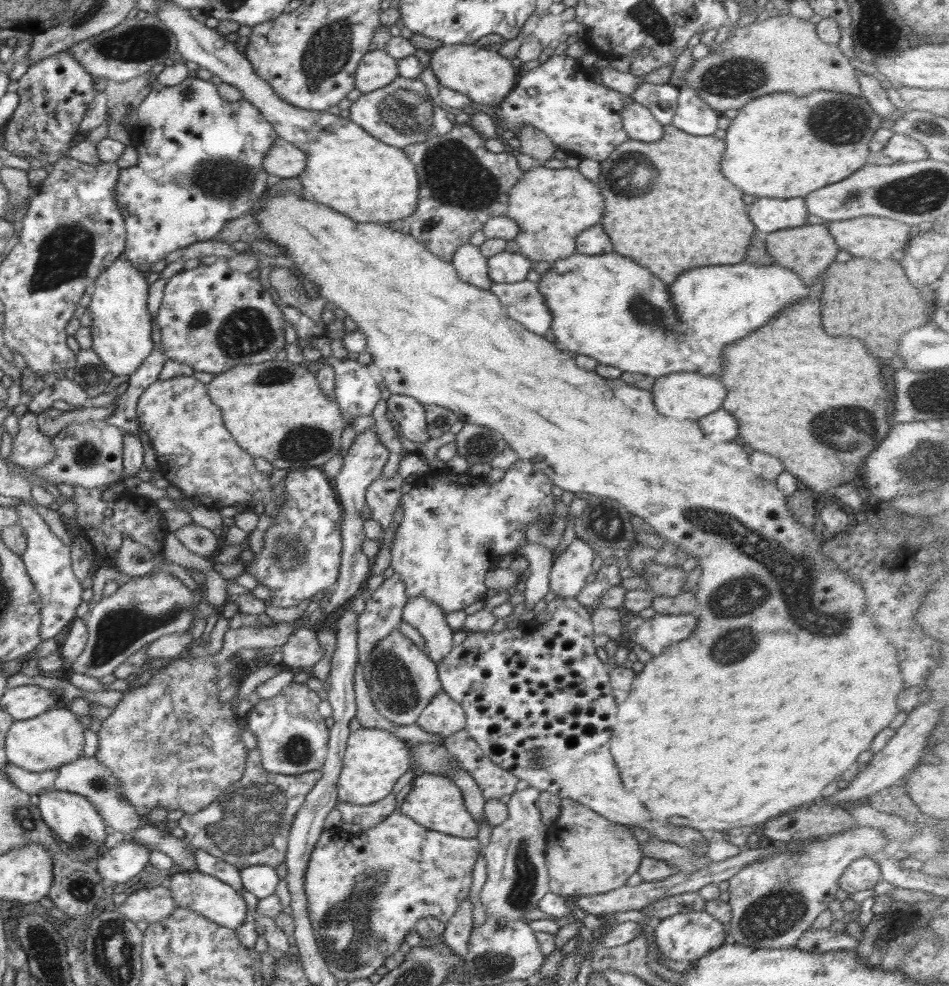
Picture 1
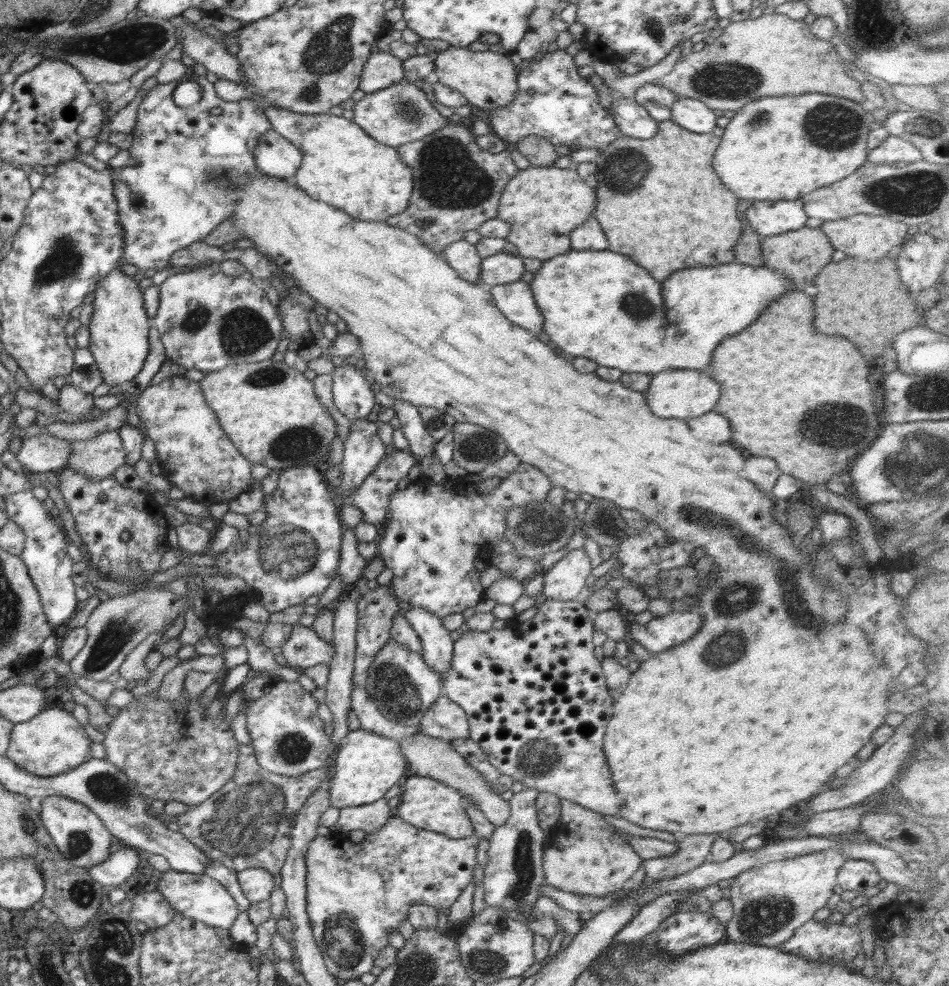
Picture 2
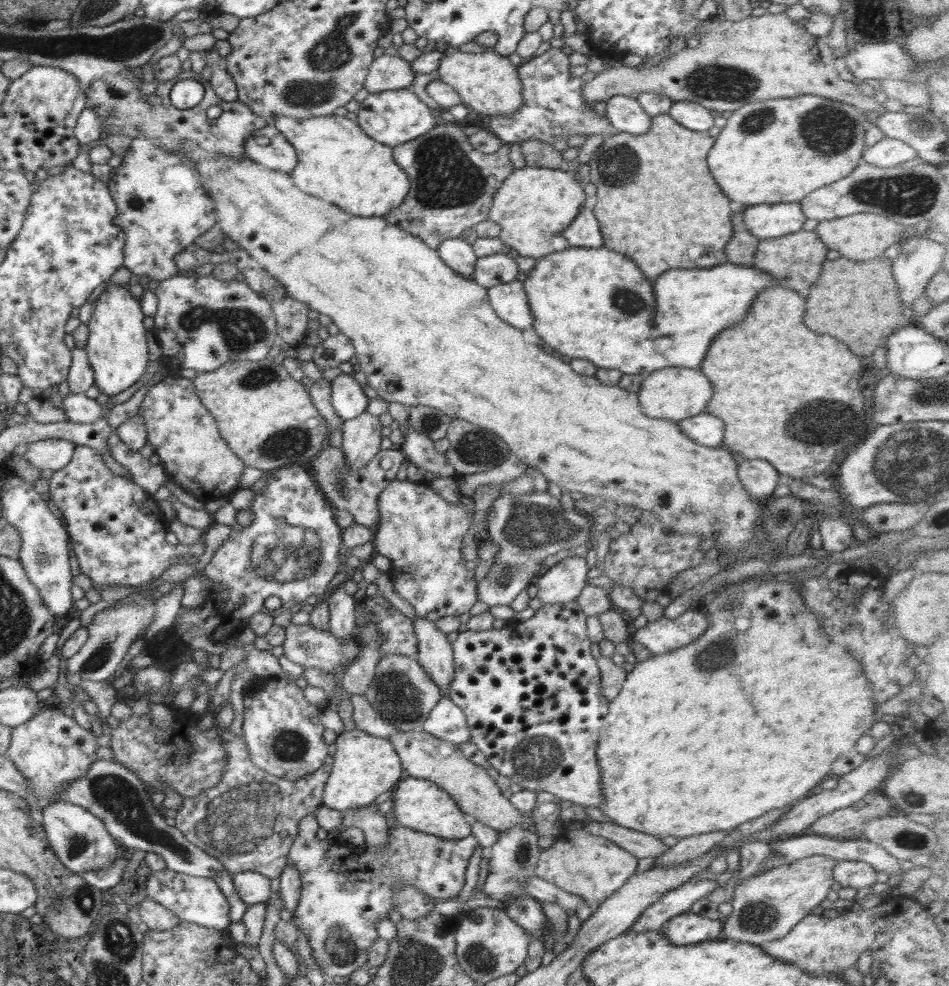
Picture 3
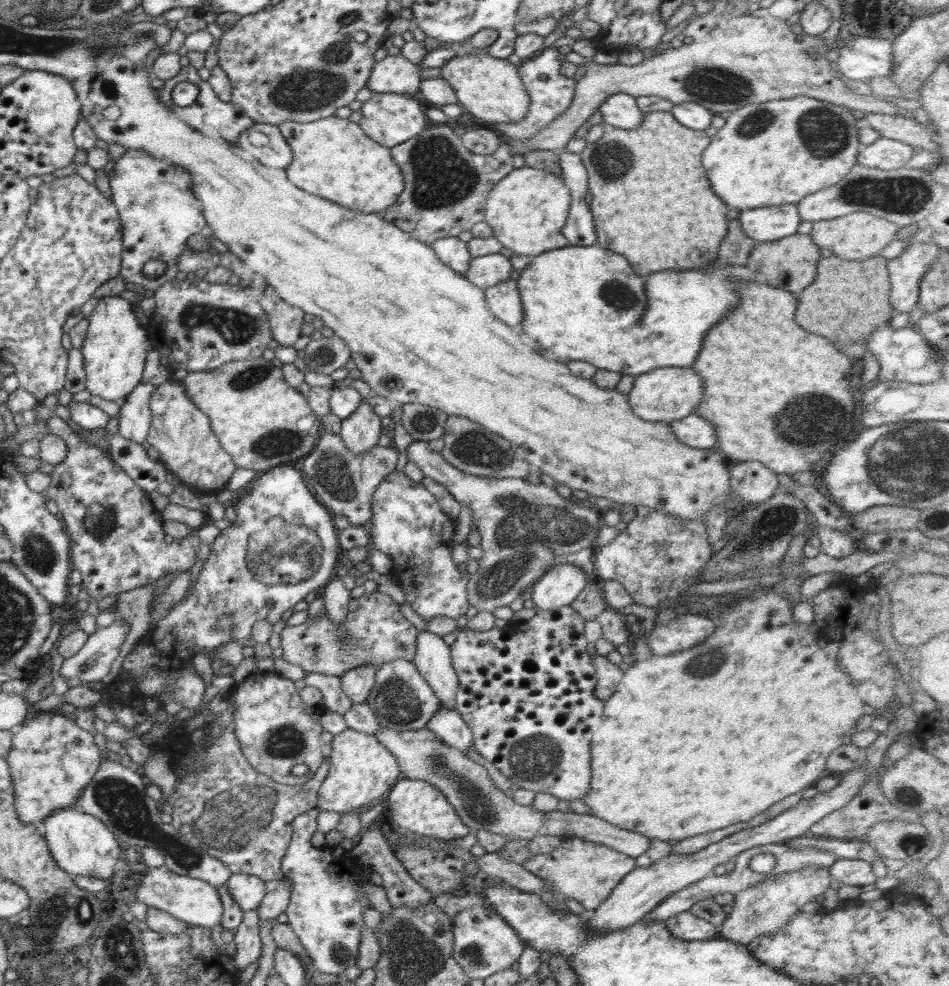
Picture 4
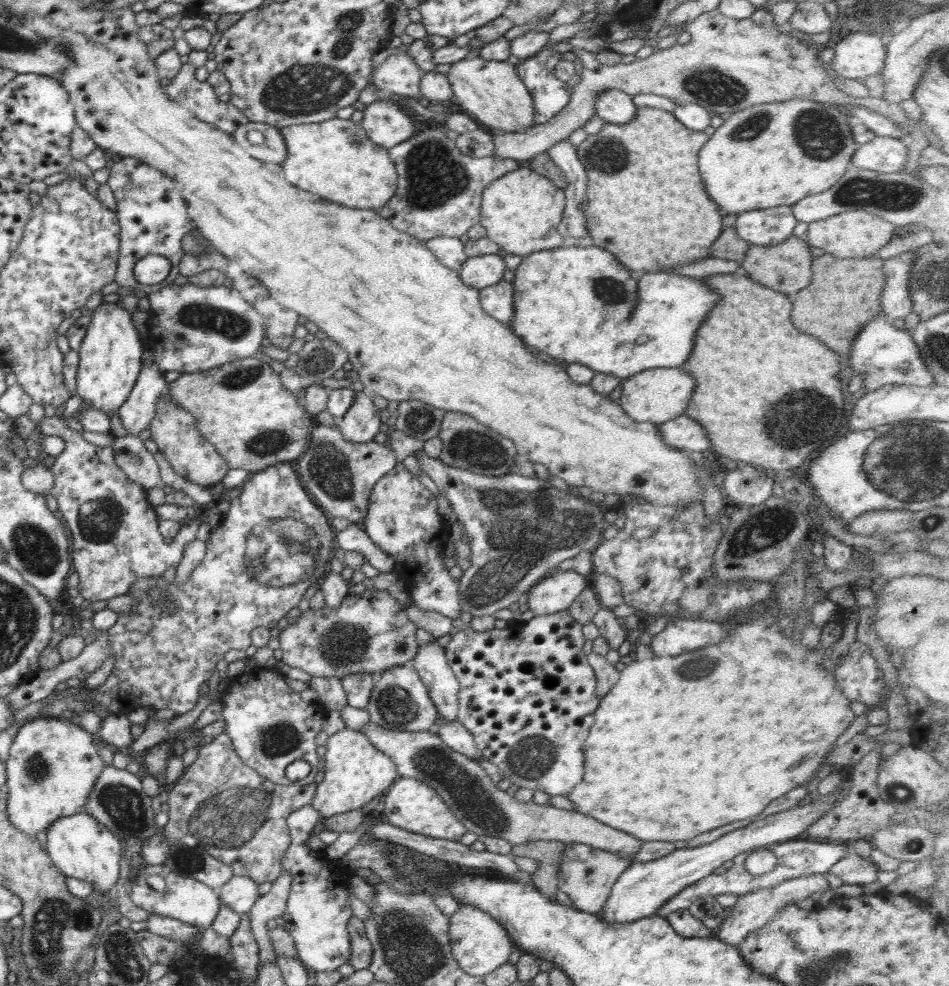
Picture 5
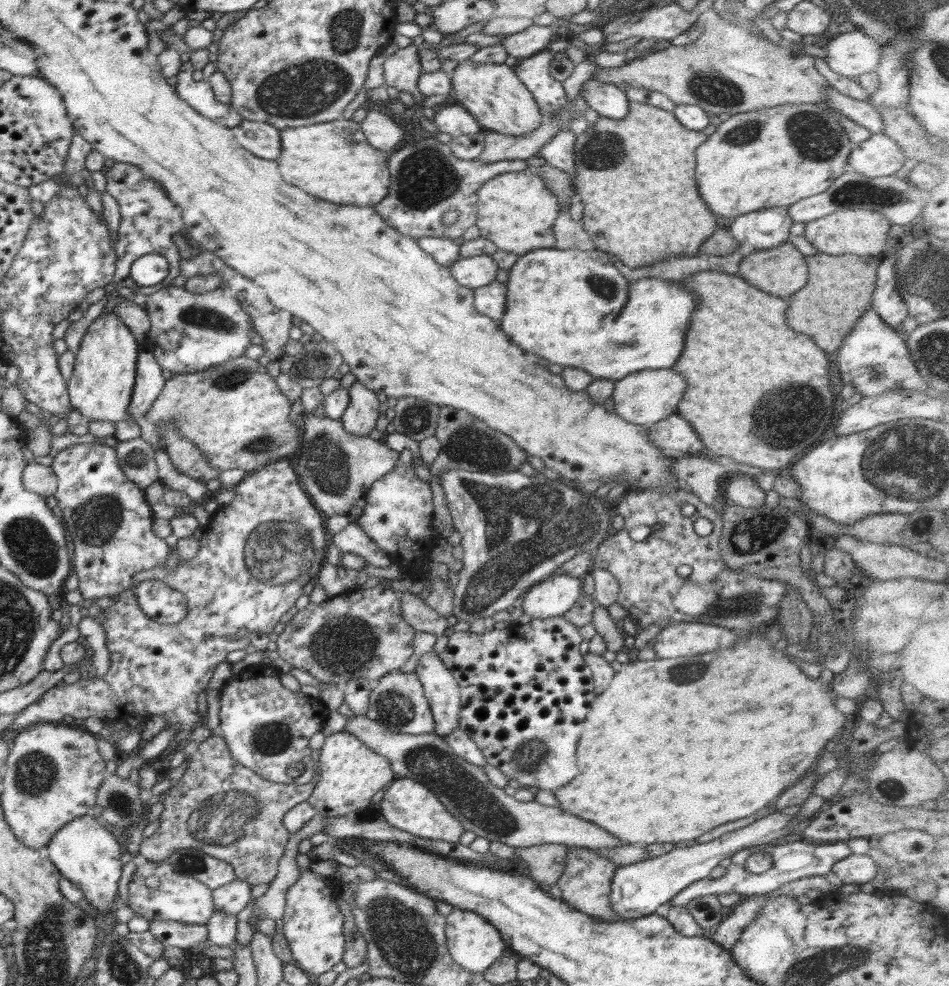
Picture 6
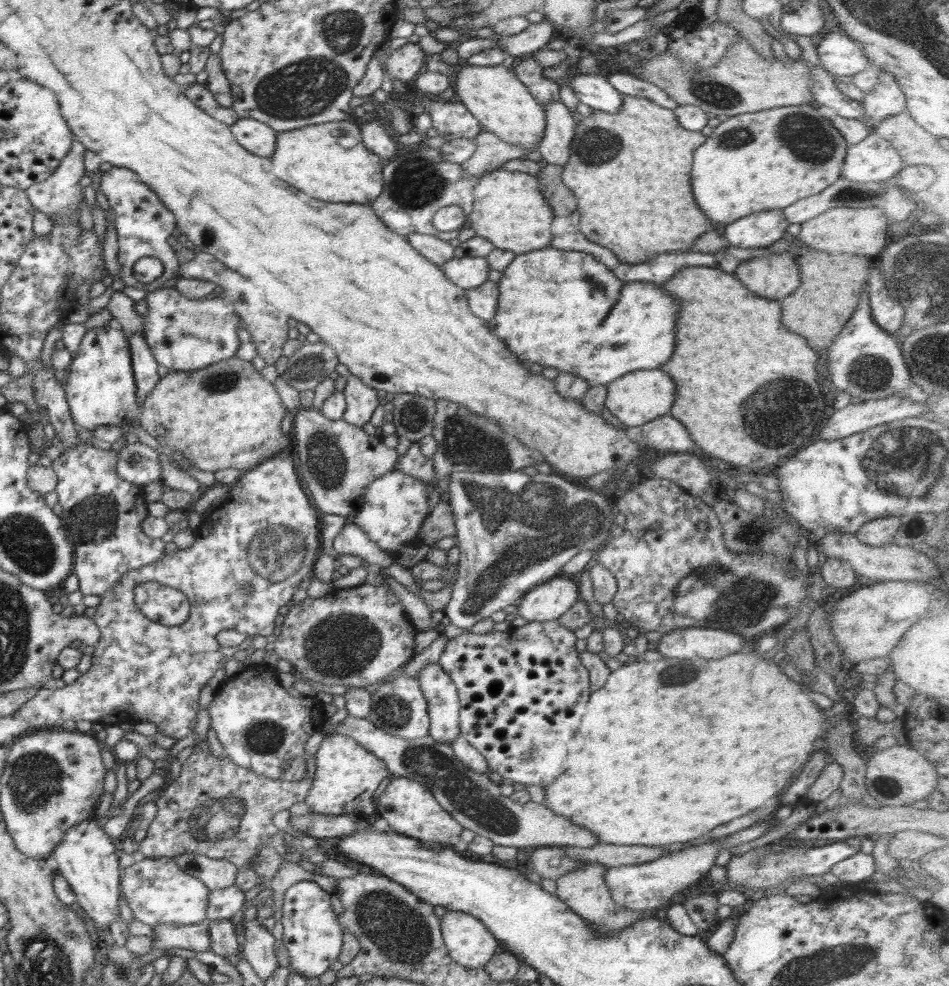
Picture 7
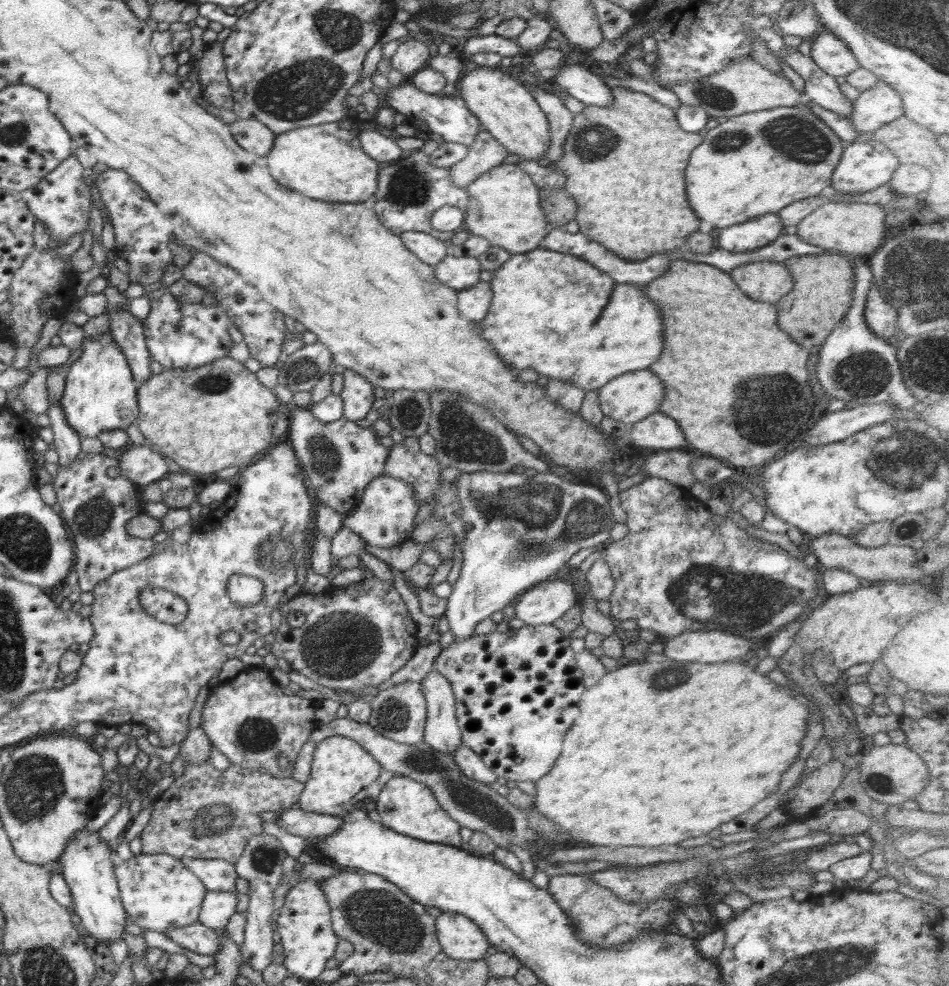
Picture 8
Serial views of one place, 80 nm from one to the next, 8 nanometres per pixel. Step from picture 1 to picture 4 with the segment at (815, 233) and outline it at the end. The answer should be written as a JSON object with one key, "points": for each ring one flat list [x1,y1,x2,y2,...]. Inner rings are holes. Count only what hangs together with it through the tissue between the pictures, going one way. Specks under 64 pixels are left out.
{"points":[[796,232,772,242,759,241,750,252,747,268,755,270,767,285,787,290,798,297,811,282,814,282,820,258,822,258,821,249,812,237]]}

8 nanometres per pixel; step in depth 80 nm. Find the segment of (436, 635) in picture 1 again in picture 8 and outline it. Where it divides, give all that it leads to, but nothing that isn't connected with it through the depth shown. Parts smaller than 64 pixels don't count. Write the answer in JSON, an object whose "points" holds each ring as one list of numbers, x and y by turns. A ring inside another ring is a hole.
{"points":[[435,669,421,683,427,702,427,719,424,742,444,754,453,754,460,747,462,738,456,718,456,699,452,685]]}

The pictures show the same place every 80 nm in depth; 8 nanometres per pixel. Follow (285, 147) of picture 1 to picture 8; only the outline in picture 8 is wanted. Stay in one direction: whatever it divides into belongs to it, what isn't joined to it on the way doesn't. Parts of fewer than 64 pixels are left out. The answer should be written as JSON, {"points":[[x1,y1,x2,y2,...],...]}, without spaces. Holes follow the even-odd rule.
{"points":[[237,118,229,128,234,141,244,150,257,156,268,156,274,146,274,133,258,120]]}

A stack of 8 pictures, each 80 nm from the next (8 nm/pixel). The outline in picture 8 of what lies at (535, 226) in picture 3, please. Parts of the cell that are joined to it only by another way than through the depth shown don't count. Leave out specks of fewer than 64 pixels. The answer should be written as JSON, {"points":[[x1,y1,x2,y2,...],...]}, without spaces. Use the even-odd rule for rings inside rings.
{"points":[[502,164,481,175,467,187,469,205,464,212,463,229,512,255,540,248,549,232,548,222,540,207,539,189,528,174,515,164]]}

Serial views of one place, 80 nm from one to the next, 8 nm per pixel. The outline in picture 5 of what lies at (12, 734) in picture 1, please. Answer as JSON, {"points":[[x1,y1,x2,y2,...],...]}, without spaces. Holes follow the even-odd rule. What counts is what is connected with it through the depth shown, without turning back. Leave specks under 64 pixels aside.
{"points":[[38,717,19,725,5,762,9,821,24,834,46,832,59,818,86,812,89,794,105,767,93,735,57,717]]}

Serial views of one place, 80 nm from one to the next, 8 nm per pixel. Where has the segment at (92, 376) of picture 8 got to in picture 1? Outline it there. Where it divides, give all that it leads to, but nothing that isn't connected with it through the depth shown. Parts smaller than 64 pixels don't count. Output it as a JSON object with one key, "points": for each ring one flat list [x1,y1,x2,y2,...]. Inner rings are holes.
{"points":[[118,257,96,278,91,289,91,349,113,376,132,375,155,345,152,341,152,332,155,330,154,318,148,312,146,303,149,287,147,276,134,268,133,264]]}

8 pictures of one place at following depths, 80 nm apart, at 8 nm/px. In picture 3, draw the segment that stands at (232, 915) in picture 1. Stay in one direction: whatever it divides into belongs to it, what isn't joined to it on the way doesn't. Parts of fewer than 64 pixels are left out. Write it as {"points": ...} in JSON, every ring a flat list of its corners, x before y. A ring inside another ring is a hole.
{"points":[[168,867,151,873,146,882,145,896,171,910,181,921,194,922,219,932,227,930,232,923,229,902,214,879,179,874]]}

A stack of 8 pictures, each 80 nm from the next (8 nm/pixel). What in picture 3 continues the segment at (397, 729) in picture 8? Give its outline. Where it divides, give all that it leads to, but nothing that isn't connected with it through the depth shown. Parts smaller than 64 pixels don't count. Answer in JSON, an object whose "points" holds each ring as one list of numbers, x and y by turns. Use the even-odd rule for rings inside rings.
{"points":[[384,654,374,672,374,679,364,694,370,706,384,717,386,722,395,726,398,731,423,731,423,722,430,711,443,697,440,687,426,675,415,657,402,654]]}

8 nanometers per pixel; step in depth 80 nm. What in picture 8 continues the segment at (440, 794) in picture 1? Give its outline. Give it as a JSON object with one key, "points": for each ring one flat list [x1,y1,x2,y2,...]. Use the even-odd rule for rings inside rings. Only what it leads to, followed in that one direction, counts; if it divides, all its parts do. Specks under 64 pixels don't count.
{"points":[[395,775,390,778,375,801,378,816,384,826,406,836,424,842,435,842,455,847,463,847,461,826,442,810,430,788,414,779]]}

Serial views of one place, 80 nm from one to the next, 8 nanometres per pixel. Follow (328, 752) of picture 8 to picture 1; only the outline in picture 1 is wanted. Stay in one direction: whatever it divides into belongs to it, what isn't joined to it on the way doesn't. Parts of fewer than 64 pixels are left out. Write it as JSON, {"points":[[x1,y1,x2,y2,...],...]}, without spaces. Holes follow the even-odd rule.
{"points":[[361,728,351,732,347,741,338,781,337,802,354,805,378,804,408,768,412,768,411,746,390,731]]}

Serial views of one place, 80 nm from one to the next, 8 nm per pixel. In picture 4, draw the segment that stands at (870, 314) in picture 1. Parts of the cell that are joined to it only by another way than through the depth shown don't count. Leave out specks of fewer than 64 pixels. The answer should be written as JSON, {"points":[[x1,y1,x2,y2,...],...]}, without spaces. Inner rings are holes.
{"points":[[835,255,820,258,814,282,797,297,796,324,806,332,830,340,848,358,863,358,868,354,865,344,873,330,888,325,895,314,890,299,890,278,886,258,876,256,865,260,845,260]]}

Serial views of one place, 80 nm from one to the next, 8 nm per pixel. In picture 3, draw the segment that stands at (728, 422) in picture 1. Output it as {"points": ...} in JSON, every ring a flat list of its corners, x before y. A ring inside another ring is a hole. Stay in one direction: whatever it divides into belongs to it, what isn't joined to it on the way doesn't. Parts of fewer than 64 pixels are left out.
{"points":[[702,412,677,423,690,440,702,446,722,446,725,428,724,423,717,416]]}

